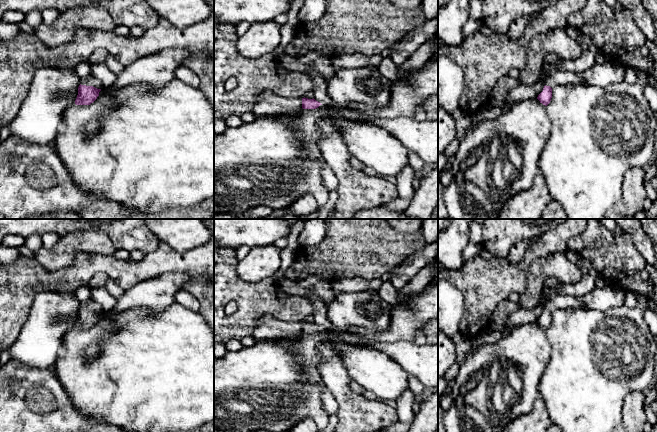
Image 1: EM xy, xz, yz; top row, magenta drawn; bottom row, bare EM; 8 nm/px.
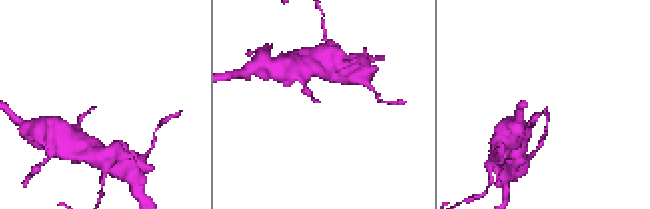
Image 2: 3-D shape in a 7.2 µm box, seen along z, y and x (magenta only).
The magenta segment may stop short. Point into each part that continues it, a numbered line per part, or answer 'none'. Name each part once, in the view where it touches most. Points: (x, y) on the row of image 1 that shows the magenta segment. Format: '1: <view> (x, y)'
1: xy (91, 81)

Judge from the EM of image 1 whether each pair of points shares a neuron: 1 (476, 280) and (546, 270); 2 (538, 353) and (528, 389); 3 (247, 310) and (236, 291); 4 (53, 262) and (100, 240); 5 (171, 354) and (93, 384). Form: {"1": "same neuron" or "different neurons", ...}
{"1": "different neurons", "2": "same neuron", "3": "same neuron", "4": "same neuron", "5": "same neuron"}

